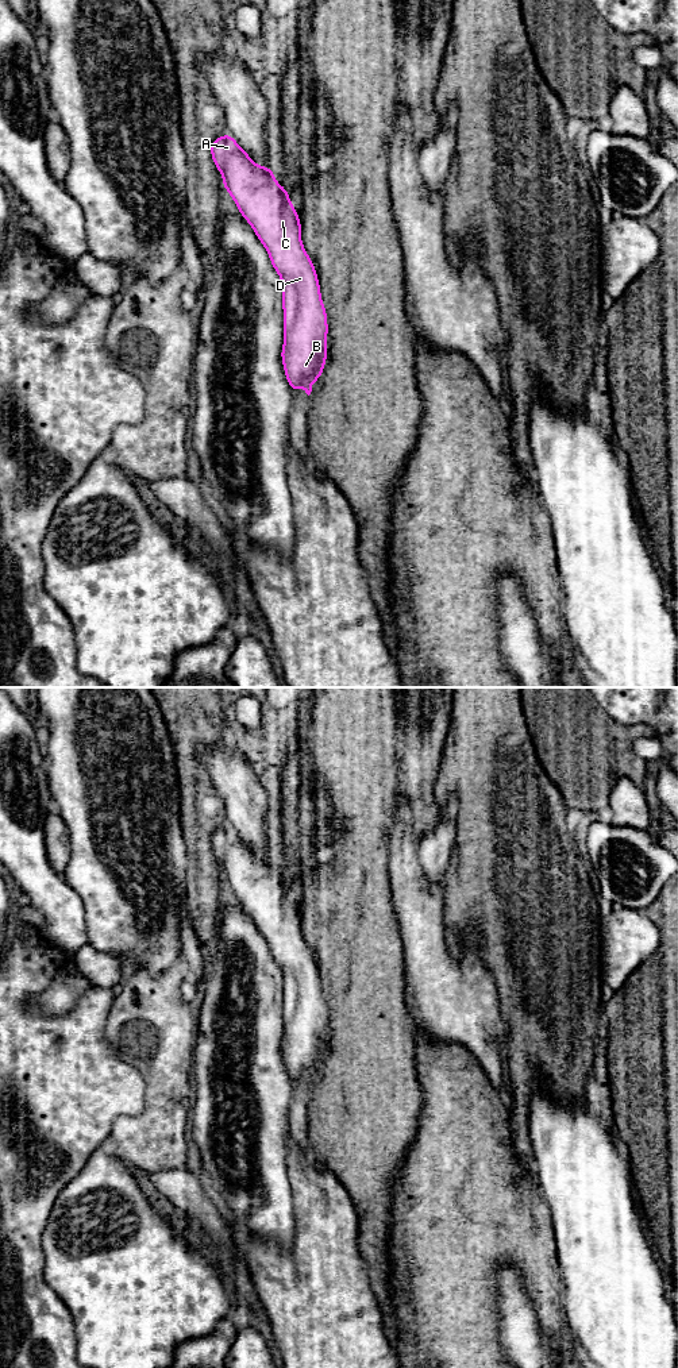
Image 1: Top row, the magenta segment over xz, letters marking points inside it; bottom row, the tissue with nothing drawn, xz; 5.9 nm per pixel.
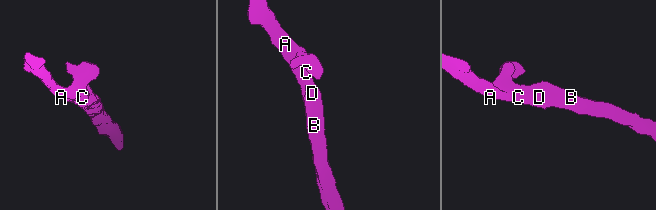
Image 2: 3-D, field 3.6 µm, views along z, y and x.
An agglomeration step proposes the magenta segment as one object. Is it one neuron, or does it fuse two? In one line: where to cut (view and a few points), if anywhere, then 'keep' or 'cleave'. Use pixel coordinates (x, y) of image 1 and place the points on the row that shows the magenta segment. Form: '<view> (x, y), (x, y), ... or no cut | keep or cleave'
no cut | keep

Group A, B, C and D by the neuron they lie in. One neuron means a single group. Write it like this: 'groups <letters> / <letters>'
groups A B C D

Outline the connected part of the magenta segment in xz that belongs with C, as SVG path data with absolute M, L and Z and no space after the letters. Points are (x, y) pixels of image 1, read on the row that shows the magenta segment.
M227 132L209 147L213 163L223 176L223 186L234 199L239 213L253 227L269 253L270 262L282 281L284 346L281 359L288 384L294 393L300 386L309 396L312 384L323 374L327 362L327 312L321 301L319 278L301 243L301 221L289 193L273 176L273 167L253 162L250 155Z

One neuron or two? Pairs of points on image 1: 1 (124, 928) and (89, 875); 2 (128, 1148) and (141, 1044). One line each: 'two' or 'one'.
1: one
2: one

